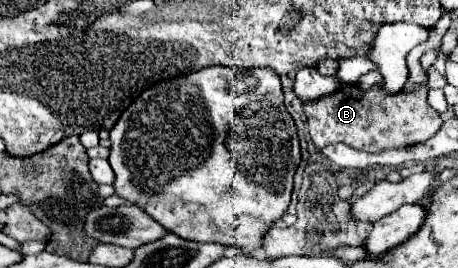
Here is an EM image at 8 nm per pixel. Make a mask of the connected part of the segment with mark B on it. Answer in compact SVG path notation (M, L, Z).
M342 84L334 94L302 102L302 110L308 118L310 138L316 146L342 142L354 150L382 152L422 144L440 130L442 118L426 104L426 94L428 84L420 84L412 92L400 90L394 94L388 92L384 84L378 84L370 90L362 90L358 84Z

